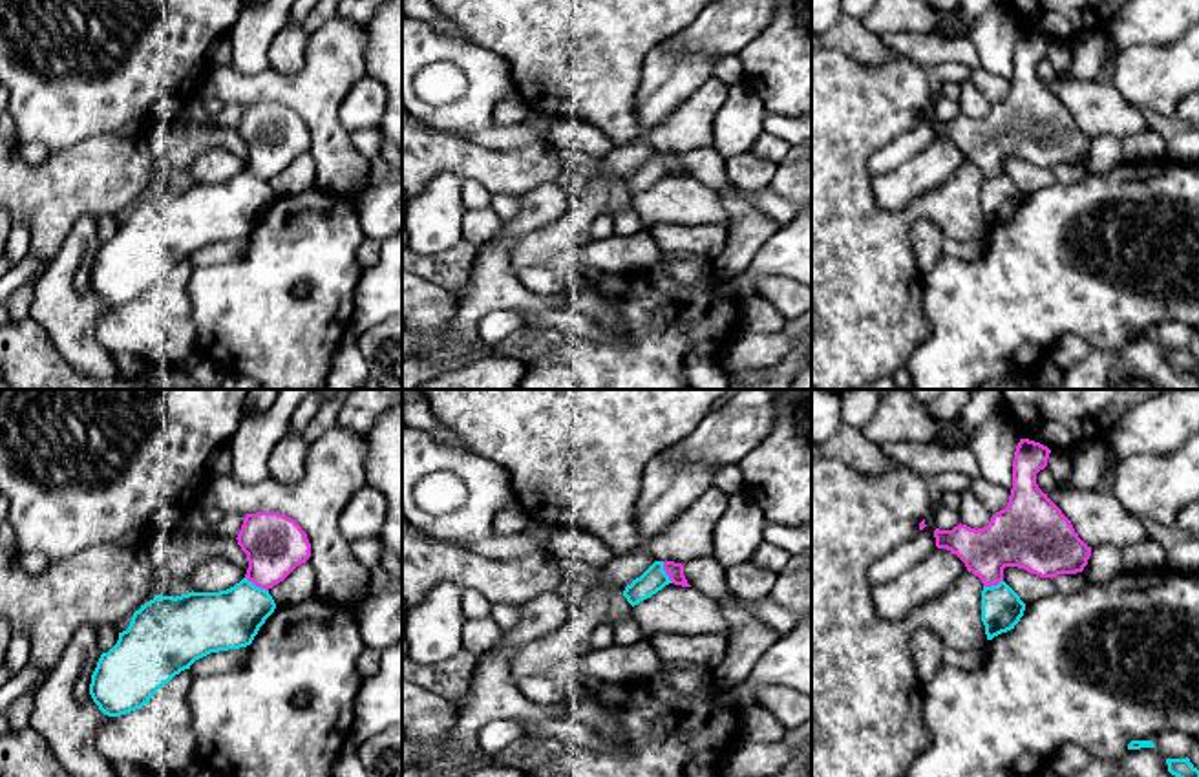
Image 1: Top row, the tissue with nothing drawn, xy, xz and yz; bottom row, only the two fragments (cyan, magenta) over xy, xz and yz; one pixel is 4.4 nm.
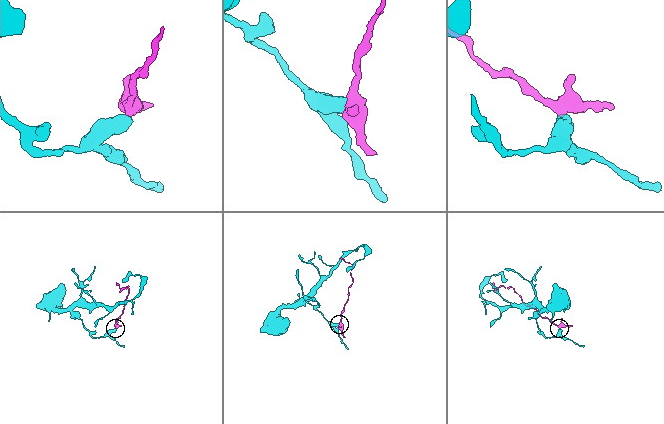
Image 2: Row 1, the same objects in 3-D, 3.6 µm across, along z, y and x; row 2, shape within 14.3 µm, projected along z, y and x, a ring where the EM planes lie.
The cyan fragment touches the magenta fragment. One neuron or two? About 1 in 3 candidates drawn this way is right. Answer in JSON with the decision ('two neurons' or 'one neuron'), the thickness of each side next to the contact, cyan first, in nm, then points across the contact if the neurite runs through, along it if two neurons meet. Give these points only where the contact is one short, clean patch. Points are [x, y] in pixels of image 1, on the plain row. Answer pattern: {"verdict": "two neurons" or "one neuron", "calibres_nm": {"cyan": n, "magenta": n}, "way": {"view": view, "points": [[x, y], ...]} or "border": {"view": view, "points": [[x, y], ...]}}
{"verdict": "two neurons", "calibres_nm": {"cyan": 260, "magenta": 260}, "border": {"view": "xy", "points": [[245, 167], [267, 181]]}}

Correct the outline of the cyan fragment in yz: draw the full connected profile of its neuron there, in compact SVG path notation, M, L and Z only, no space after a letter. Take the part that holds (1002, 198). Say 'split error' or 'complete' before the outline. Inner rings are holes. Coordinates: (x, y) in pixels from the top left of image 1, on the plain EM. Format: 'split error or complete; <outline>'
complete; M1000 172L981 181L981 212L985 216L987 230L1014 219L1024 207L1025 194L1005 174Z

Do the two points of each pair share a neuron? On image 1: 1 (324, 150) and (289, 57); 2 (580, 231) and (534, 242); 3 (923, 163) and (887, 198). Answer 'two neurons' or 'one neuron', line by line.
1: two neurons
2: one neuron
3: one neuron

